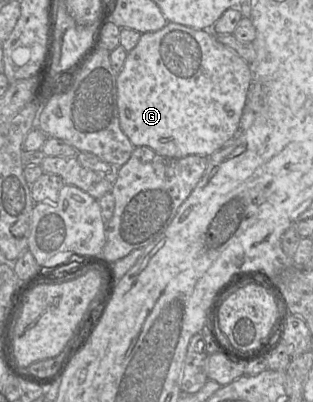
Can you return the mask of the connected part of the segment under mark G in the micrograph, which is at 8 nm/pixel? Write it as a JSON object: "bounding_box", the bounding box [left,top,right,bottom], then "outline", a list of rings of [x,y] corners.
{"bounding_box":[117,22,251,158],"outline":[[[168,22],[164,28],[158,31],[141,34],[138,44],[128,52],[123,68],[117,74],[117,106],[120,127],[134,147],[146,146],[168,158],[183,158],[188,155],[203,155],[209,157],[233,140],[238,134],[239,122],[246,105],[247,92],[251,81],[251,65],[228,47],[221,44],[211,29],[194,29]]]}

